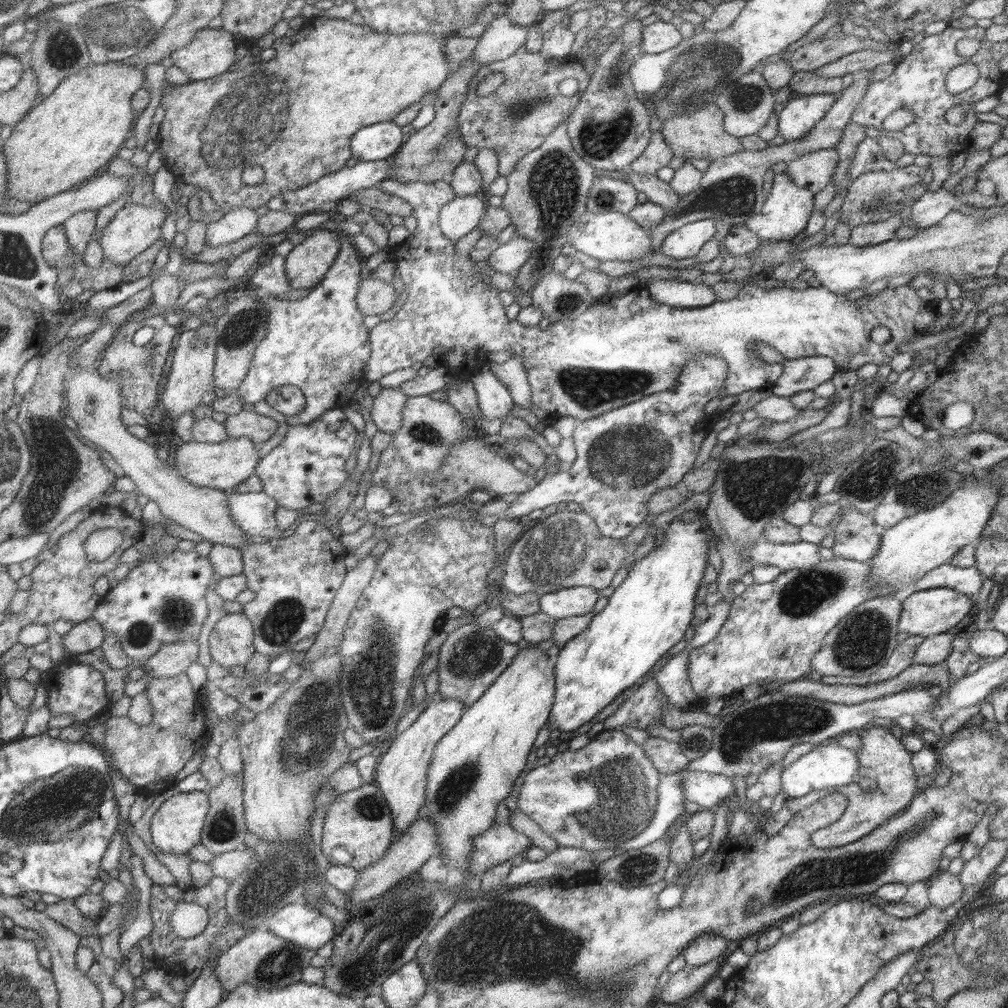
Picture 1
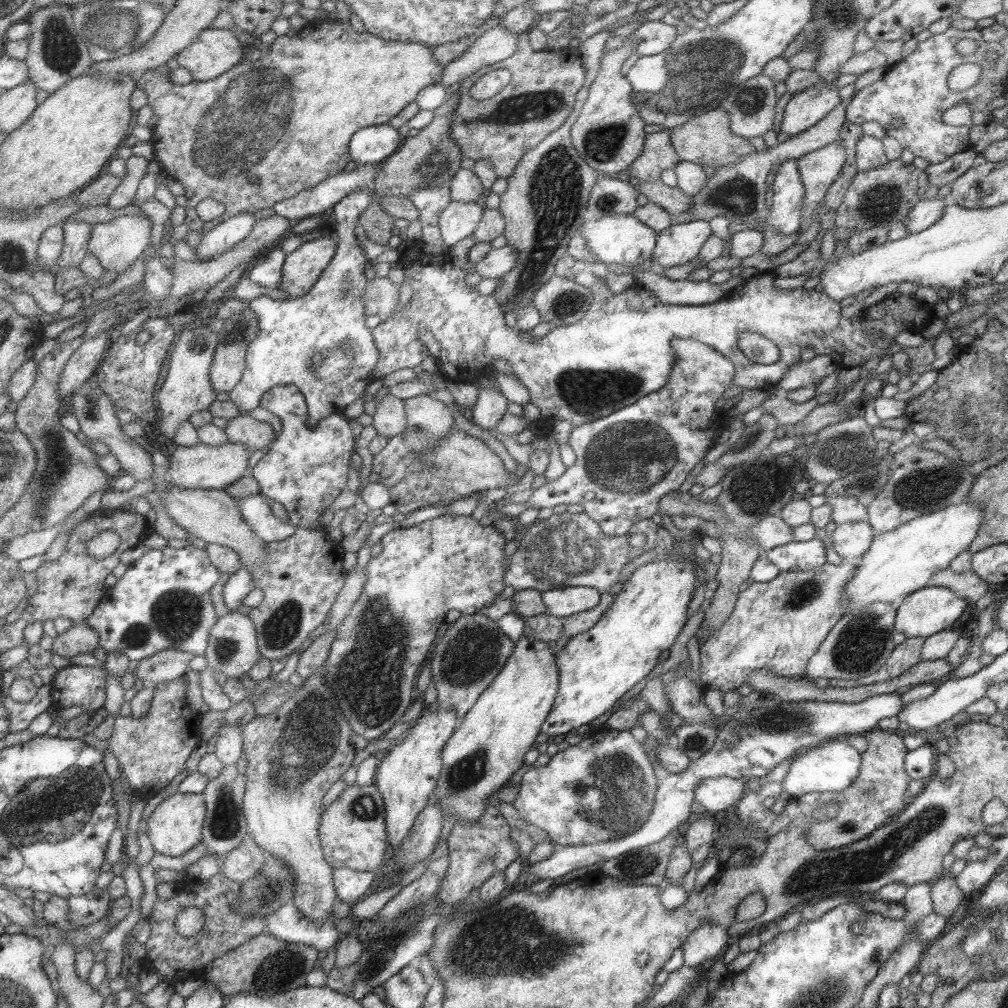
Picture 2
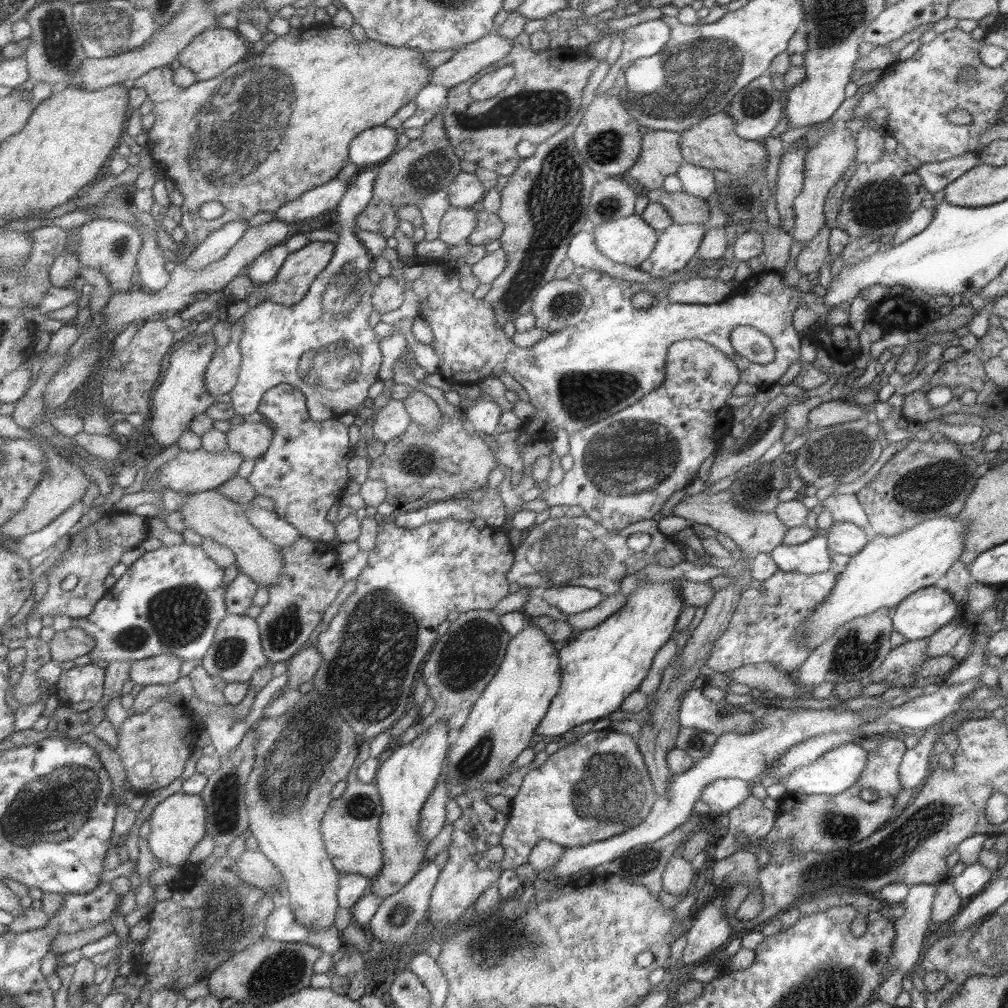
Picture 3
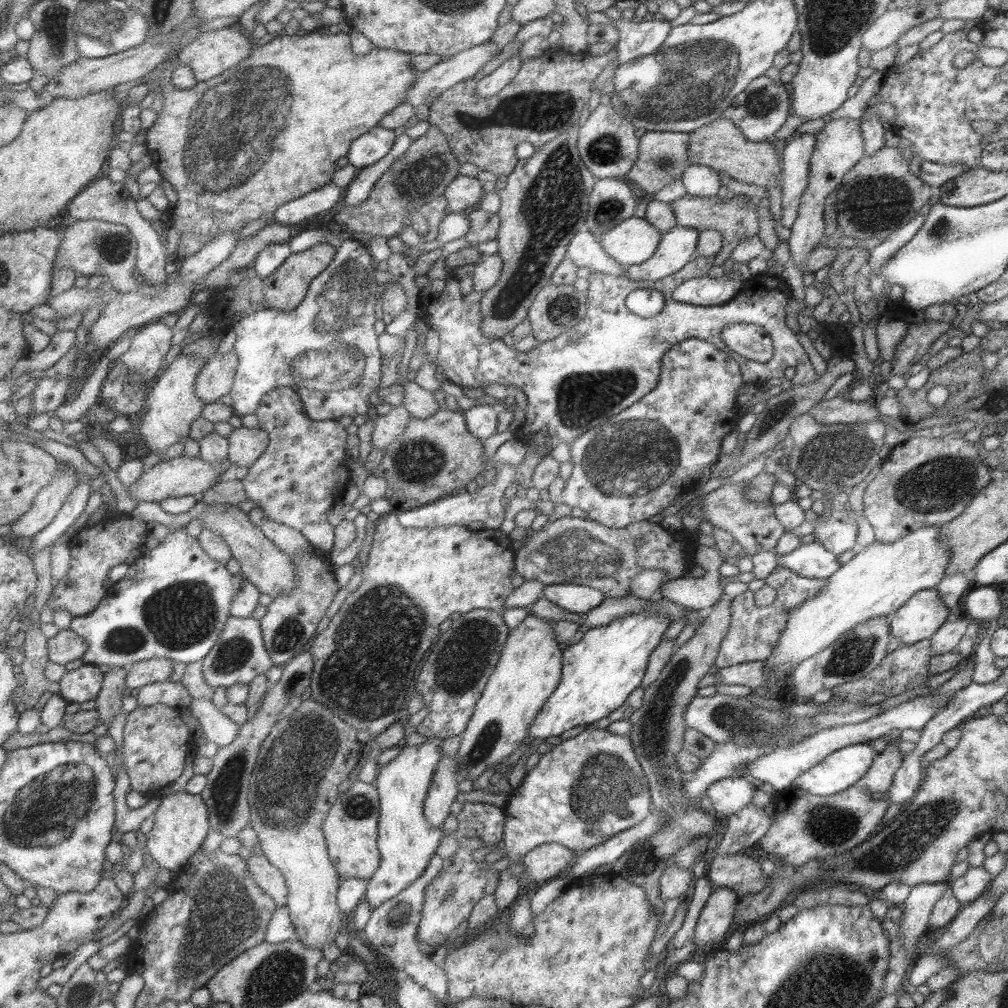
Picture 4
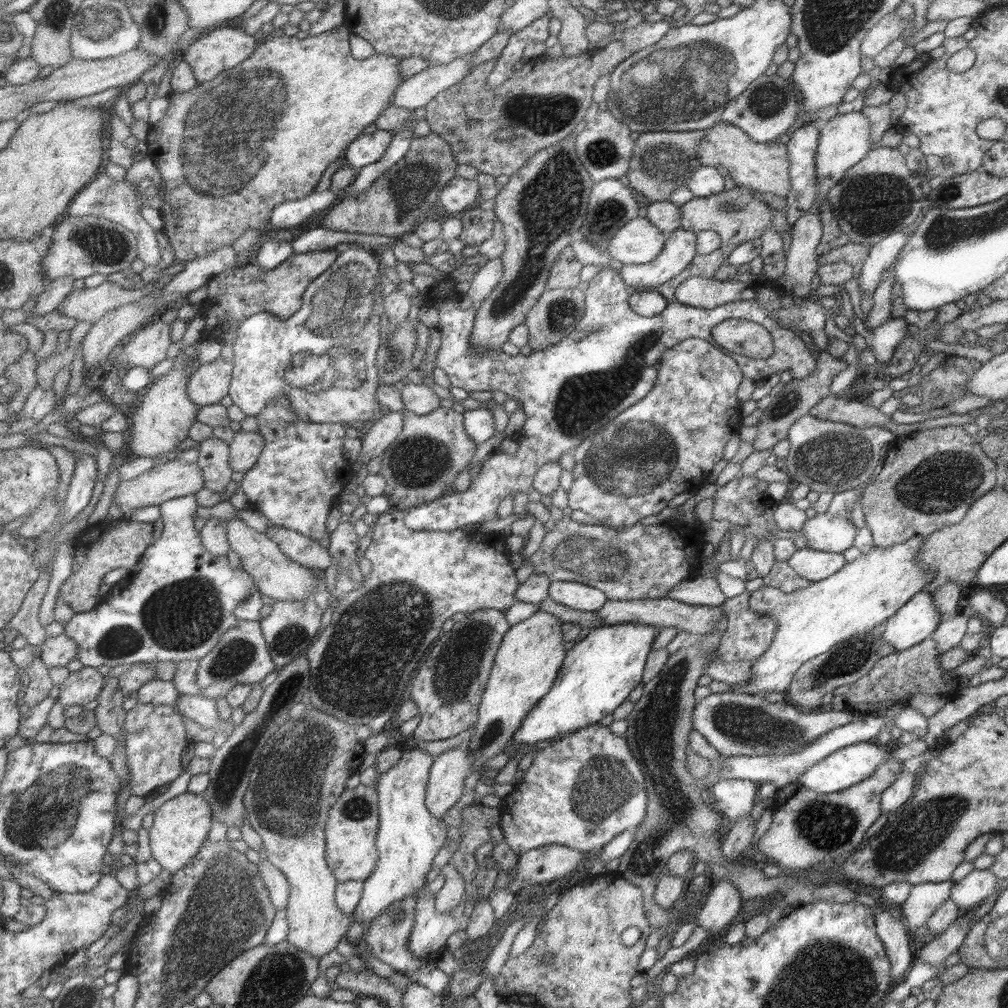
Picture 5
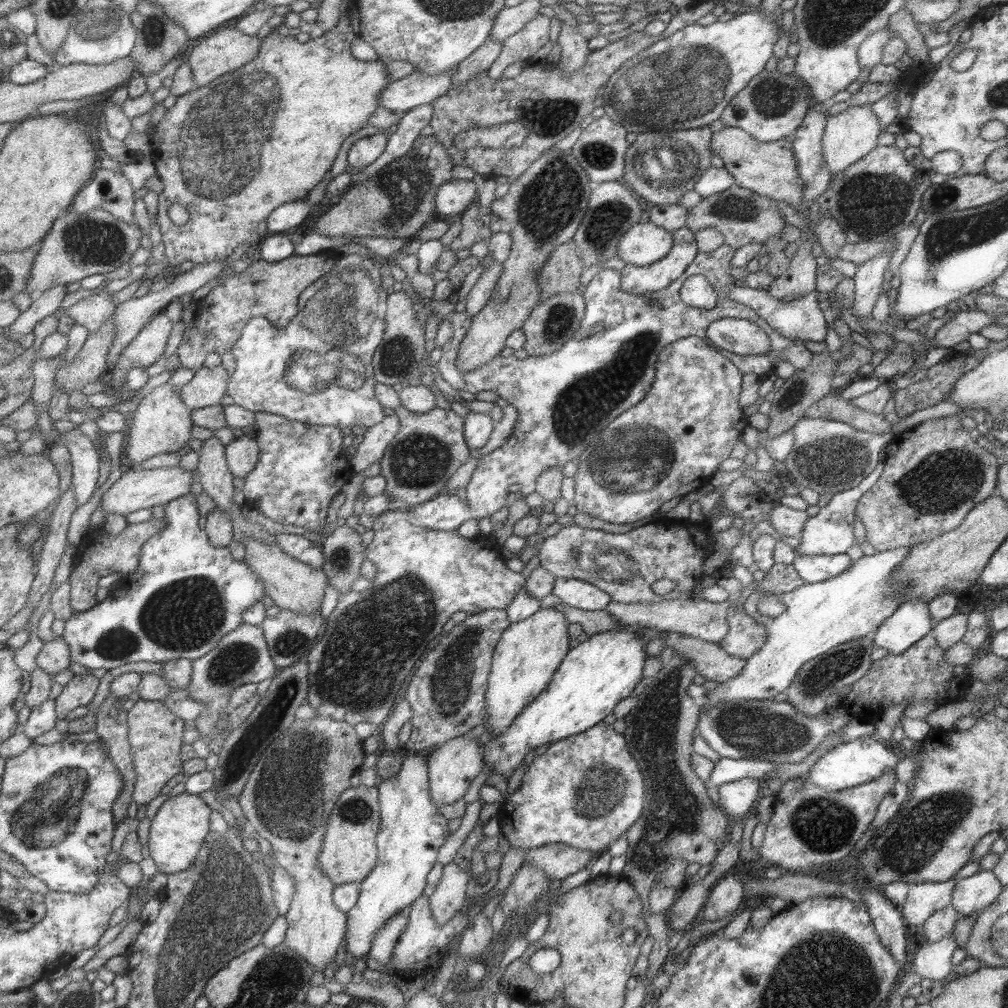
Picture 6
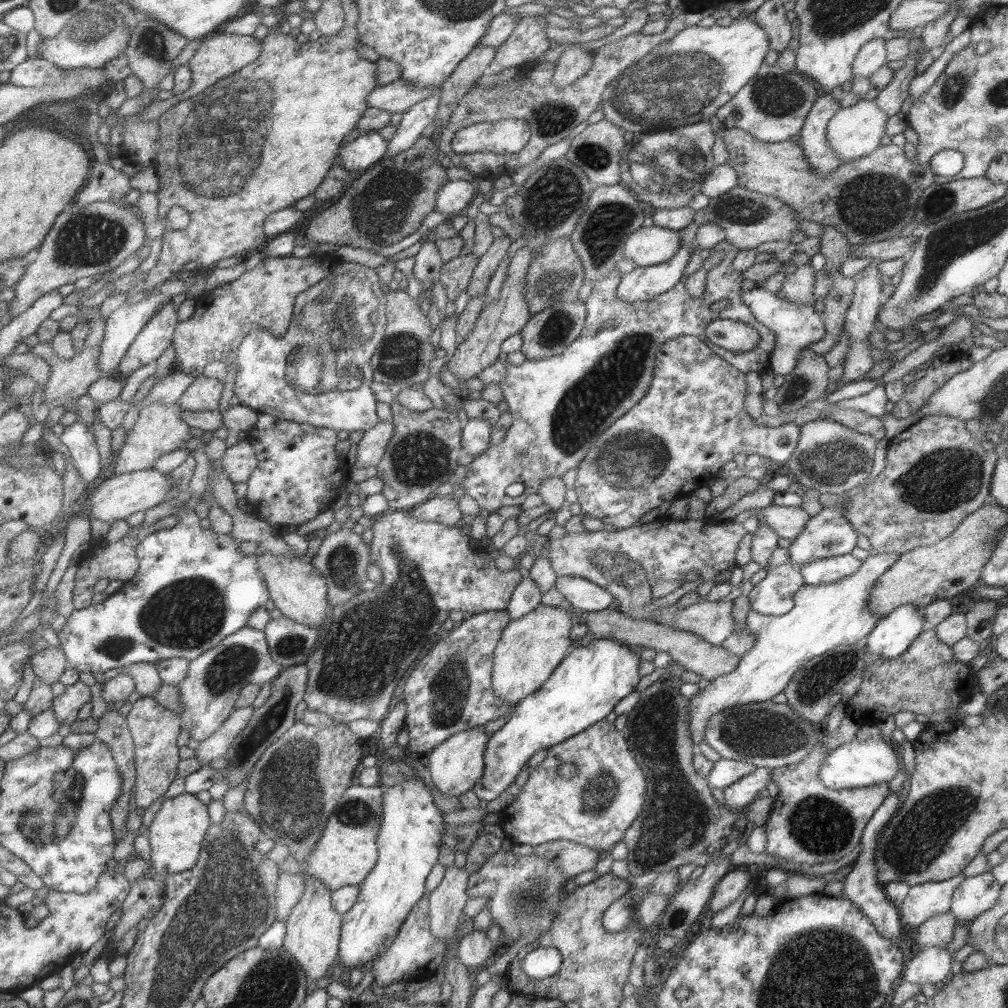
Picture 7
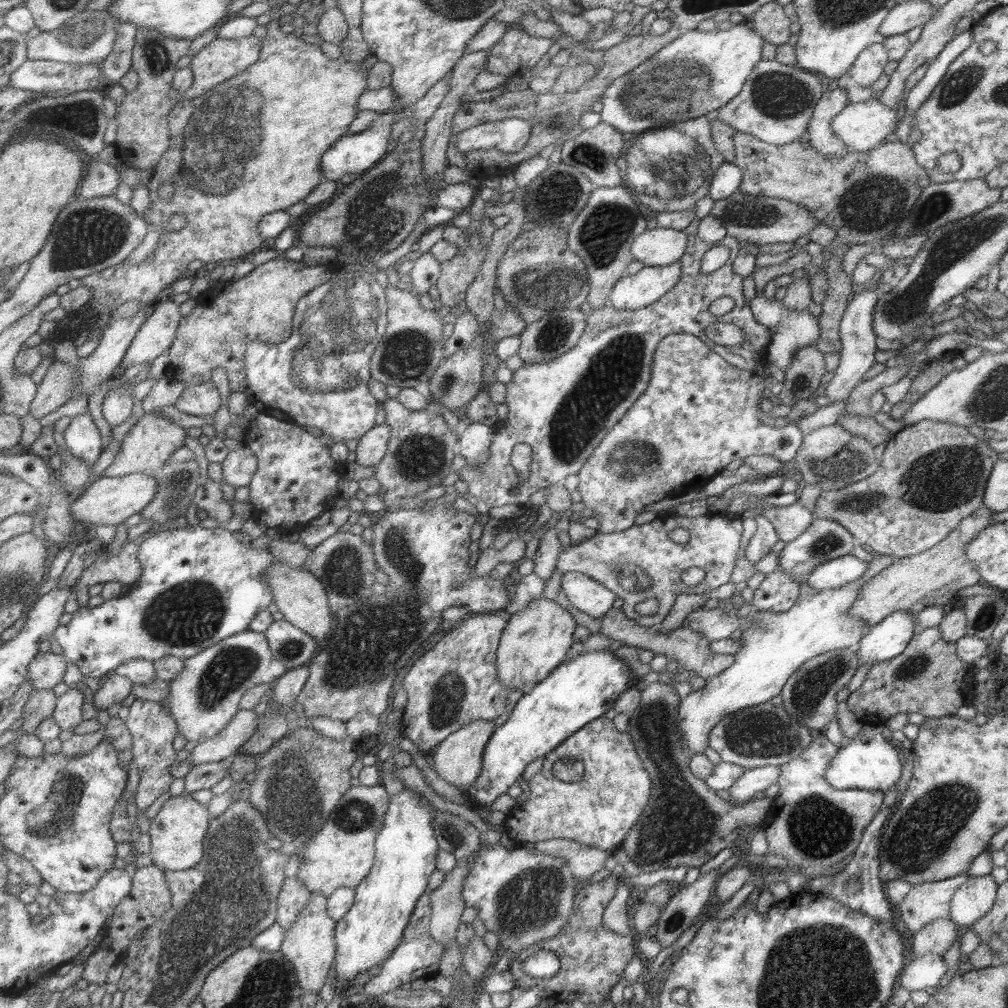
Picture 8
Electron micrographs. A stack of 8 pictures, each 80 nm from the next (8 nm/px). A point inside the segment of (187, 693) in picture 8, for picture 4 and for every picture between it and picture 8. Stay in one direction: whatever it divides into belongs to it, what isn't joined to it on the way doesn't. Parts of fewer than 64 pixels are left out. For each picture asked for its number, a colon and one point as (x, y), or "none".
4: (238, 656)
5: (241, 656)
6: (241, 656)
7: (207, 693)

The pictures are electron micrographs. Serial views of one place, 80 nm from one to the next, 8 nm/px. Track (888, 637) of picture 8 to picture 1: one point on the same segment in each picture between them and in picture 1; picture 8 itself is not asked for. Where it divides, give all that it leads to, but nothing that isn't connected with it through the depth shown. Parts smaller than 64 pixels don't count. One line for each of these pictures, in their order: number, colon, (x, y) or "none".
1: (927, 612)
2: (930, 609)
3: (919, 615)
4: (920, 616)
5: (917, 618)
6: (910, 621)
7: (892, 634)

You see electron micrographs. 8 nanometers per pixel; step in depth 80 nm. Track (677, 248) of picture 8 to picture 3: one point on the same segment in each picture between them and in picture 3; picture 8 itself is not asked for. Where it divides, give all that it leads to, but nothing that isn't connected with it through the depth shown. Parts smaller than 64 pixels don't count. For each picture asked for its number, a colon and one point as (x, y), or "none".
3: (628, 240)
4: (632, 241)
5: (638, 241)
6: (644, 243)
7: (651, 245)

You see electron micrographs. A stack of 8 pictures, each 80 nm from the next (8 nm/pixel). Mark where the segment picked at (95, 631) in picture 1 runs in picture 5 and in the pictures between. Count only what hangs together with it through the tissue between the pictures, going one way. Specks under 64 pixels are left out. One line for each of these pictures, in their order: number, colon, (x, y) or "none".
2: (79, 638)
3: (67, 644)
4: (63, 647)
5: (55, 652)

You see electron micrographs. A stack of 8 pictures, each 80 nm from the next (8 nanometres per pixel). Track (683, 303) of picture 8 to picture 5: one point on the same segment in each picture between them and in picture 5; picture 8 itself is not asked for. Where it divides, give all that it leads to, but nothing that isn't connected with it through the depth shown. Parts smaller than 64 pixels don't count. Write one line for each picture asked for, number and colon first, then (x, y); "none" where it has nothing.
5: (569, 390)
6: (563, 399)
7: (610, 364)

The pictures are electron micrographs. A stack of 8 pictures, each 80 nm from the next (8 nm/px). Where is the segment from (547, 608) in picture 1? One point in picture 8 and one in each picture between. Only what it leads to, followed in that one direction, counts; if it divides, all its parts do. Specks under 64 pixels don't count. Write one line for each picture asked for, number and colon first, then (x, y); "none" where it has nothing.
2: (563, 601)
3: (569, 600)
4: (575, 598)
5: (578, 596)
6: (577, 593)
7: (583, 595)
8: (590, 597)

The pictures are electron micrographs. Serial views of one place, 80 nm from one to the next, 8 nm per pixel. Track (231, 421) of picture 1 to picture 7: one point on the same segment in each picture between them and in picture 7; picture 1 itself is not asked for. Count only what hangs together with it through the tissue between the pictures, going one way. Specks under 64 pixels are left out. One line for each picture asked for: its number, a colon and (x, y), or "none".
2: (244, 430)
3: (250, 441)
4: (245, 445)
5: (243, 450)
6: (241, 454)
7: (238, 461)

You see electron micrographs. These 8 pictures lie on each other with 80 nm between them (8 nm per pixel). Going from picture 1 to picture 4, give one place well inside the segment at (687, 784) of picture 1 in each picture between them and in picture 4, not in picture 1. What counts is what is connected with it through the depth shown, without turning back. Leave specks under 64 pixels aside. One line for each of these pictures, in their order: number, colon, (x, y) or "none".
2: (717, 795)
3: (723, 794)
4: (728, 795)

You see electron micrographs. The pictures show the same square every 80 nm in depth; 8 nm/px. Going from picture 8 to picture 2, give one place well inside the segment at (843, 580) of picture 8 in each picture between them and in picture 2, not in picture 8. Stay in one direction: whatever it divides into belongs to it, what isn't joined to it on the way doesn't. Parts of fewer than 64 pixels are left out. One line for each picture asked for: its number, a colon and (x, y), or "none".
2: (794, 556)
3: (811, 557)
4: (811, 560)
5: (814, 565)
6: (816, 568)
7: (825, 570)

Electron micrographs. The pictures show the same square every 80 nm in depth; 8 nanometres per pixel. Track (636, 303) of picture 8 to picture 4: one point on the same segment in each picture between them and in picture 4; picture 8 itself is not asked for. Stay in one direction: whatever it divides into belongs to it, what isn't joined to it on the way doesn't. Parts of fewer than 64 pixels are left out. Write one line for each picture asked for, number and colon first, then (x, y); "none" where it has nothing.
4: (676, 247)
5: (679, 249)
6: (639, 280)
7: (642, 283)

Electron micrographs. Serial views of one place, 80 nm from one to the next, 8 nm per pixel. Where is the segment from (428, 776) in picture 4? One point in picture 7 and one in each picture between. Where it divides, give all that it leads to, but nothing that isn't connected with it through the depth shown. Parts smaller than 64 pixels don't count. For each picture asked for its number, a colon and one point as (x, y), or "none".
5: (408, 837)
6: (411, 830)
7: (408, 841)

